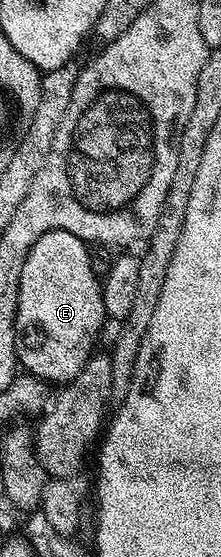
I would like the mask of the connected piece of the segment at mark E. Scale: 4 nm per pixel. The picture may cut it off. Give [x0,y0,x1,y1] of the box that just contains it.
[16,230,106,384]

